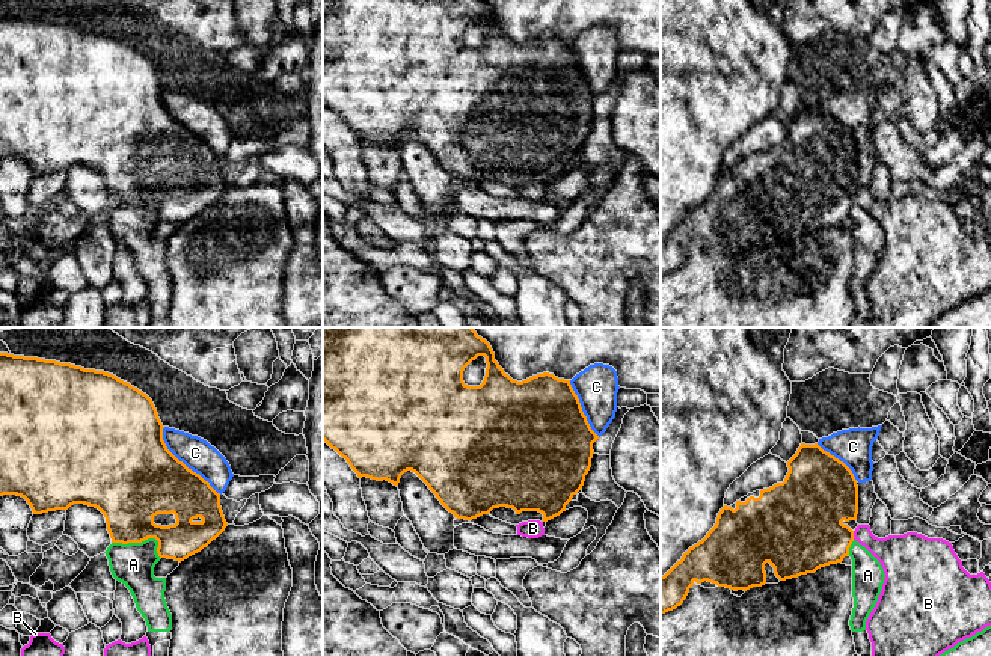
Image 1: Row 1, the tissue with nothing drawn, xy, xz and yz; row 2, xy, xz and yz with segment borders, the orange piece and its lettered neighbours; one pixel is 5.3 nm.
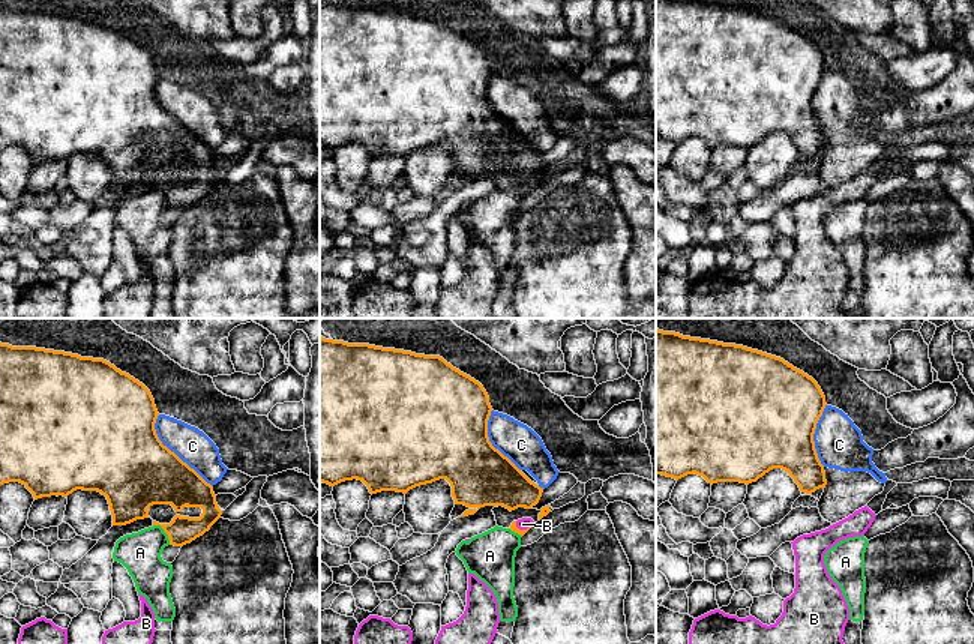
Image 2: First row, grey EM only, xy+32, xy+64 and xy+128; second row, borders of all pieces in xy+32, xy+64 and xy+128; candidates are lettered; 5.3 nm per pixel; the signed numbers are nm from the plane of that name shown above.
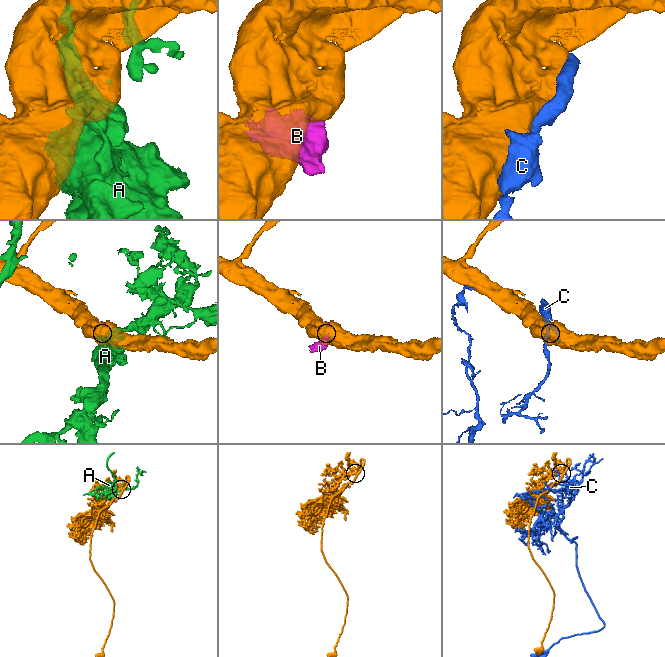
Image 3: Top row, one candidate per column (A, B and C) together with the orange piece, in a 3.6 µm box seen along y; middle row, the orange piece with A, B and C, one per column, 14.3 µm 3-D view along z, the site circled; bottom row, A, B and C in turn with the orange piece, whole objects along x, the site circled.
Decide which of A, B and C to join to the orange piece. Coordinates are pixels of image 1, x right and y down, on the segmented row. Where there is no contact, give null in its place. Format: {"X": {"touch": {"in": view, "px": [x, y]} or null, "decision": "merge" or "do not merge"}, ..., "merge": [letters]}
{"A": {"touch": {"in": "xy", "px": [144, 540]}, "decision": "do not merge"}, "B": {"touch": {"in": "yz", "px": [852, 536]}, "decision": "do not merge"}, "C": {"touch": {"in": "xy", "px": [183, 463]}, "decision": "do not merge"}, "merge": []}

